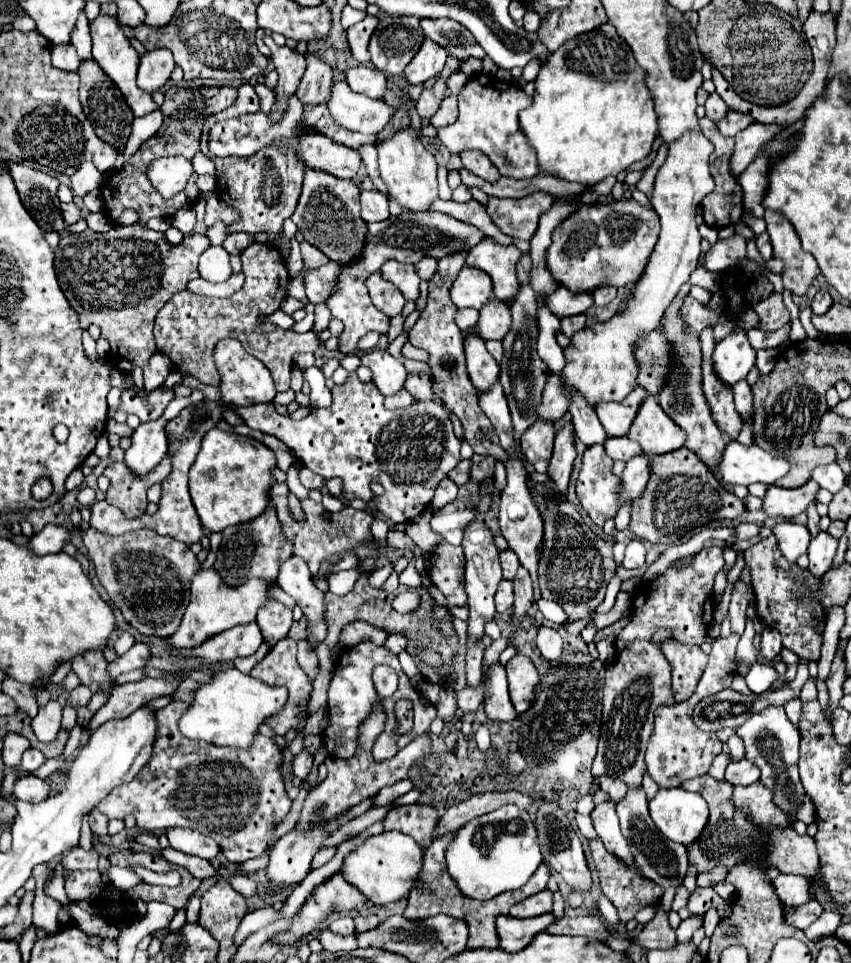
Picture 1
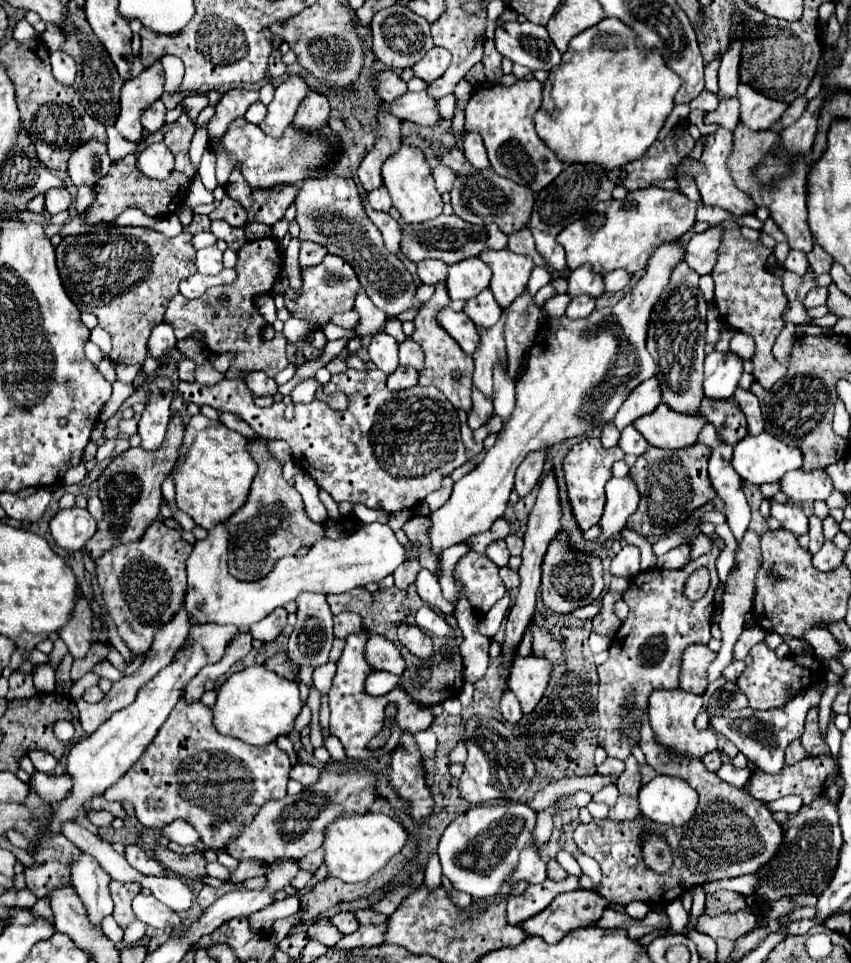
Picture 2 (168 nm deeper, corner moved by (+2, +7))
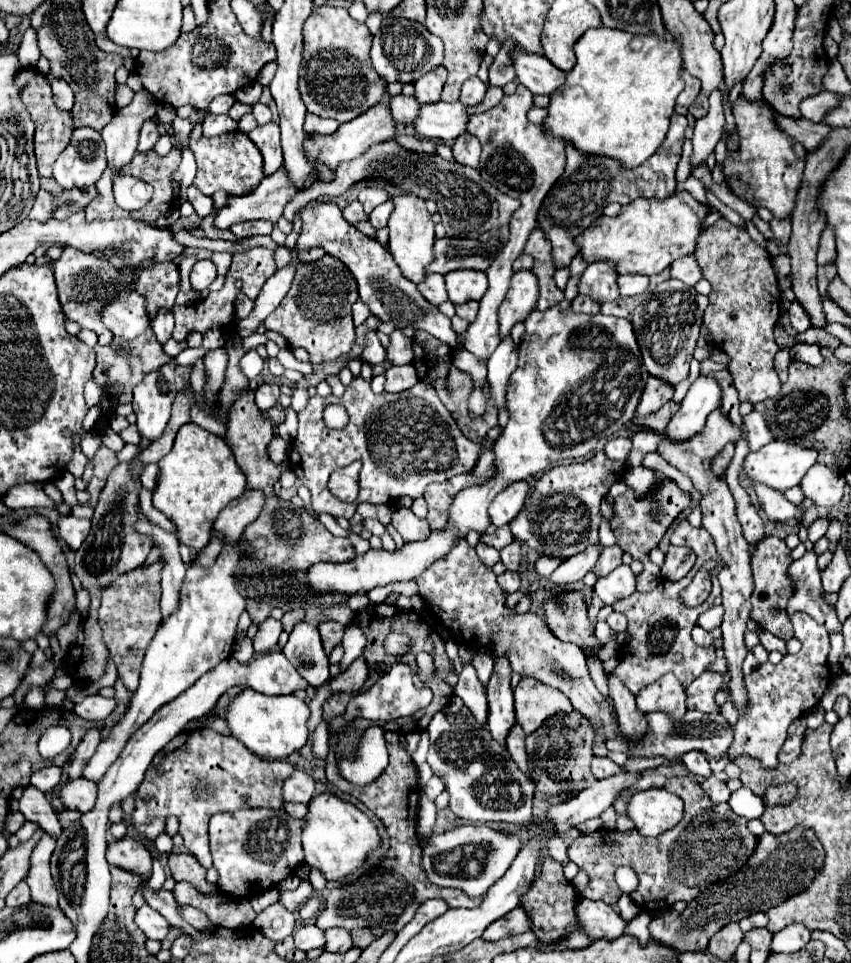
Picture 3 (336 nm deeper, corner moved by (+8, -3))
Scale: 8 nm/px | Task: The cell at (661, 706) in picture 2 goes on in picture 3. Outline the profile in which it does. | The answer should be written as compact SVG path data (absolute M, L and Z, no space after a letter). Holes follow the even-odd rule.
M664 674L660 682L652 682L636 694L636 704L642 712L666 712L680 718L686 712L686 692L674 674Z

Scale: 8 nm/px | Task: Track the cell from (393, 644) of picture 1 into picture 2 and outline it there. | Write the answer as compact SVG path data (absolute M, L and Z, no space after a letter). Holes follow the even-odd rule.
M370 636L366 644L366 660L372 670L388 670L396 676L404 674L404 658L400 650L384 636Z

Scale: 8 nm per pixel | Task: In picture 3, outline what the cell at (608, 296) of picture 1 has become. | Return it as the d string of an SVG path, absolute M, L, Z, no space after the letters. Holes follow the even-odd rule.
M624 274L618 278L620 294L622 296L636 296L642 294L650 284L650 278L644 274Z

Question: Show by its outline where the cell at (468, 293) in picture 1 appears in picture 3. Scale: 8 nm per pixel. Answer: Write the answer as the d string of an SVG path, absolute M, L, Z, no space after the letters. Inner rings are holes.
M456 270L446 274L446 288L452 304L464 304L484 296L488 278L480 270Z

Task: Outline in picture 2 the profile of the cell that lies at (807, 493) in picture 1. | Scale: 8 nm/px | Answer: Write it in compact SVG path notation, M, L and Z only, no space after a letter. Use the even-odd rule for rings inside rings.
M792 470L780 478L780 492L788 496L788 502L814 502L826 500L832 492L832 480L824 470Z

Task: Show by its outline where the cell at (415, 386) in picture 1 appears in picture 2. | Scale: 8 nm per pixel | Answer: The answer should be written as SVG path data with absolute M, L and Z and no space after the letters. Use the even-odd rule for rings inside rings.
M406 338L406 342L400 344L400 366L410 366L410 368L424 368L424 352L422 348L412 342L412 338Z

